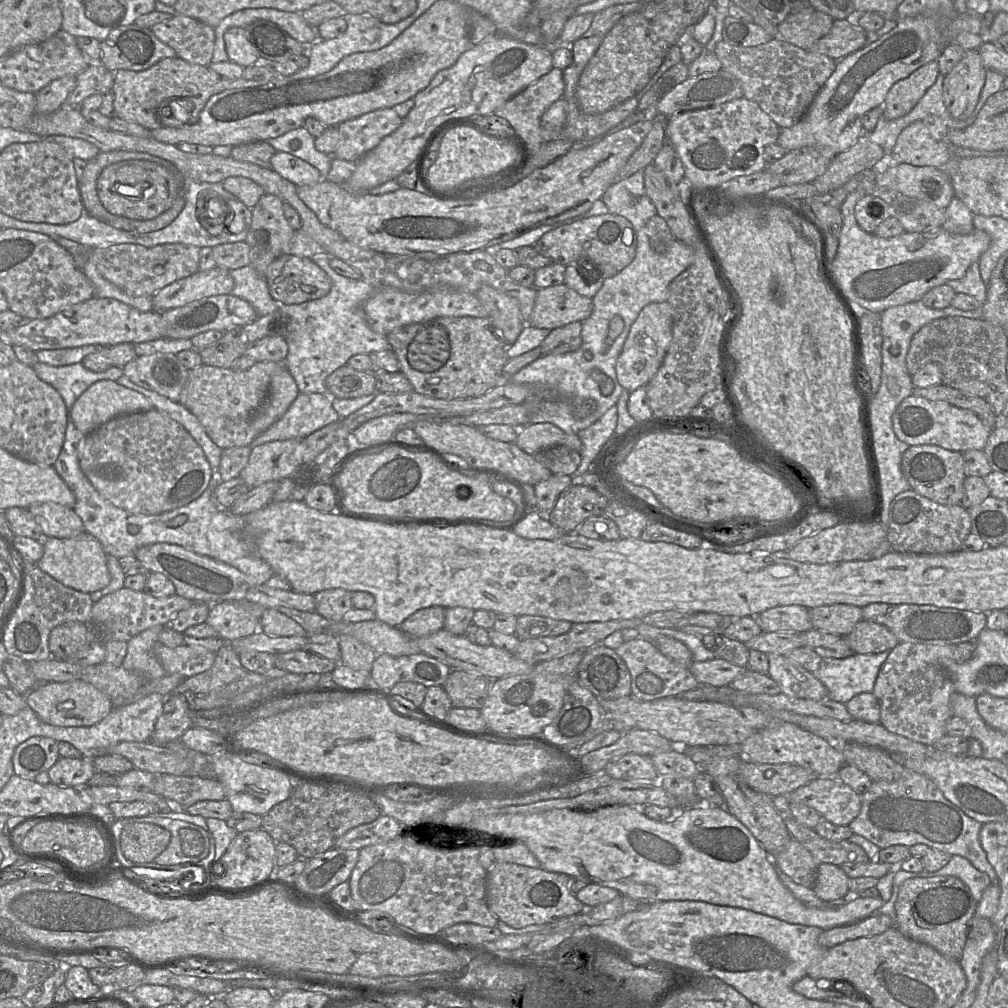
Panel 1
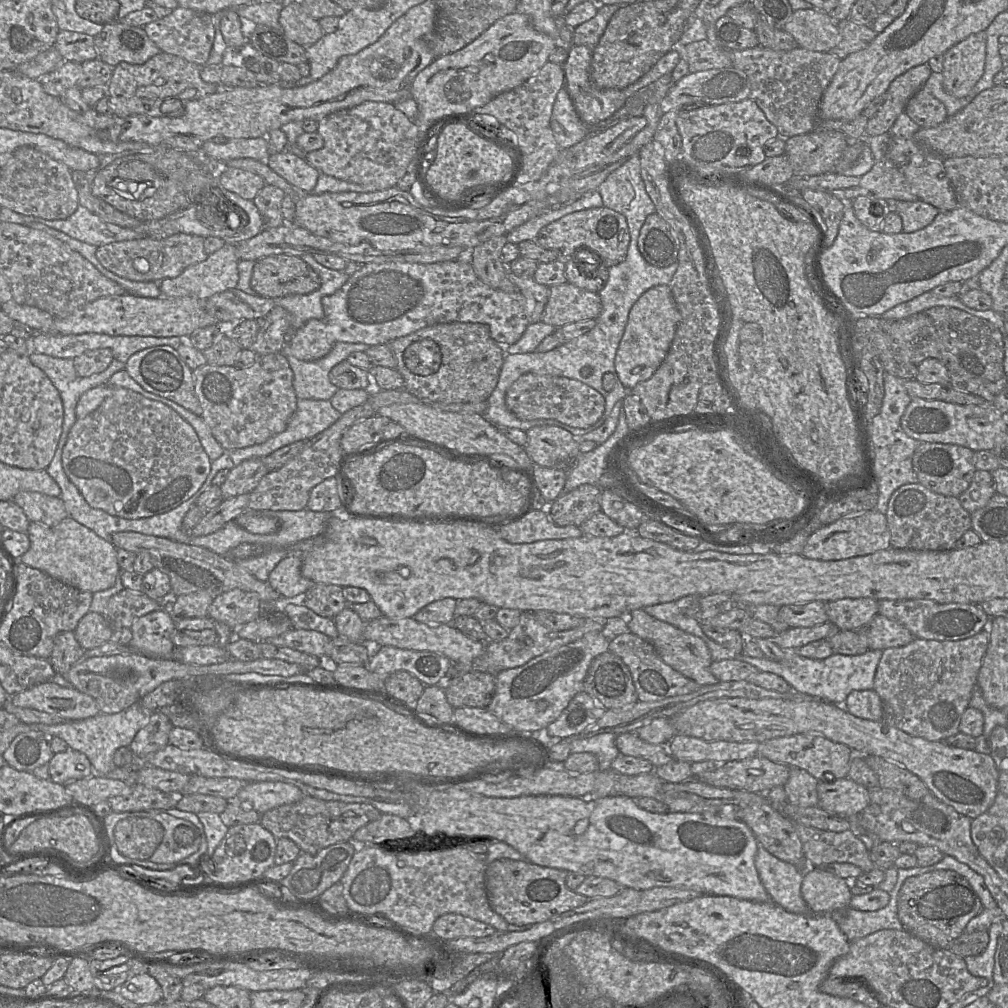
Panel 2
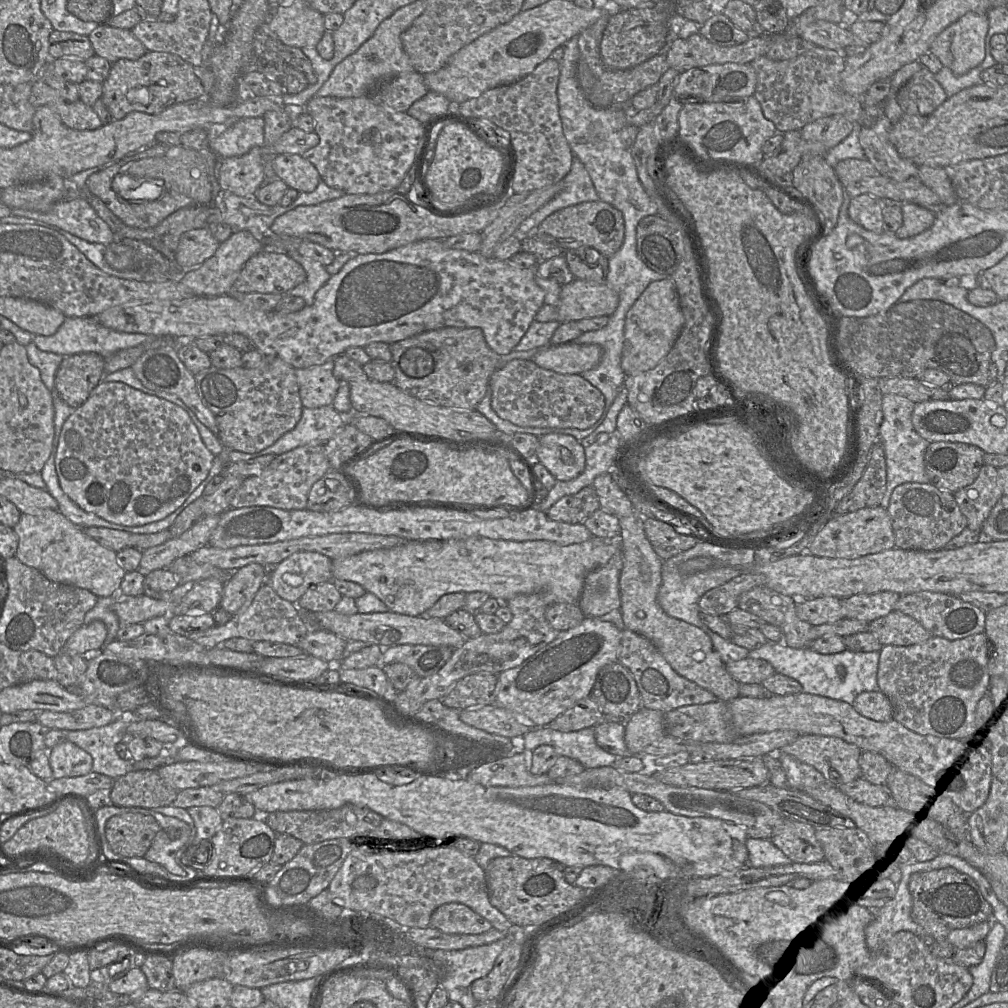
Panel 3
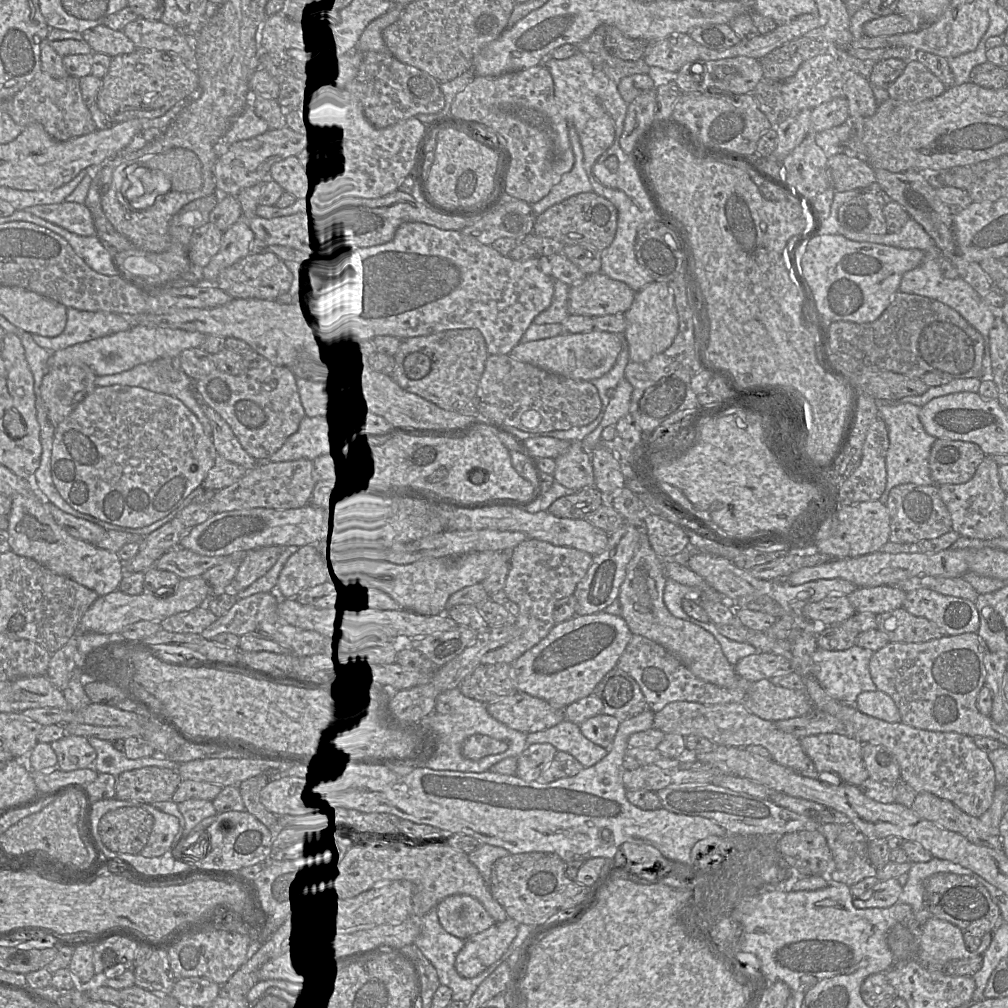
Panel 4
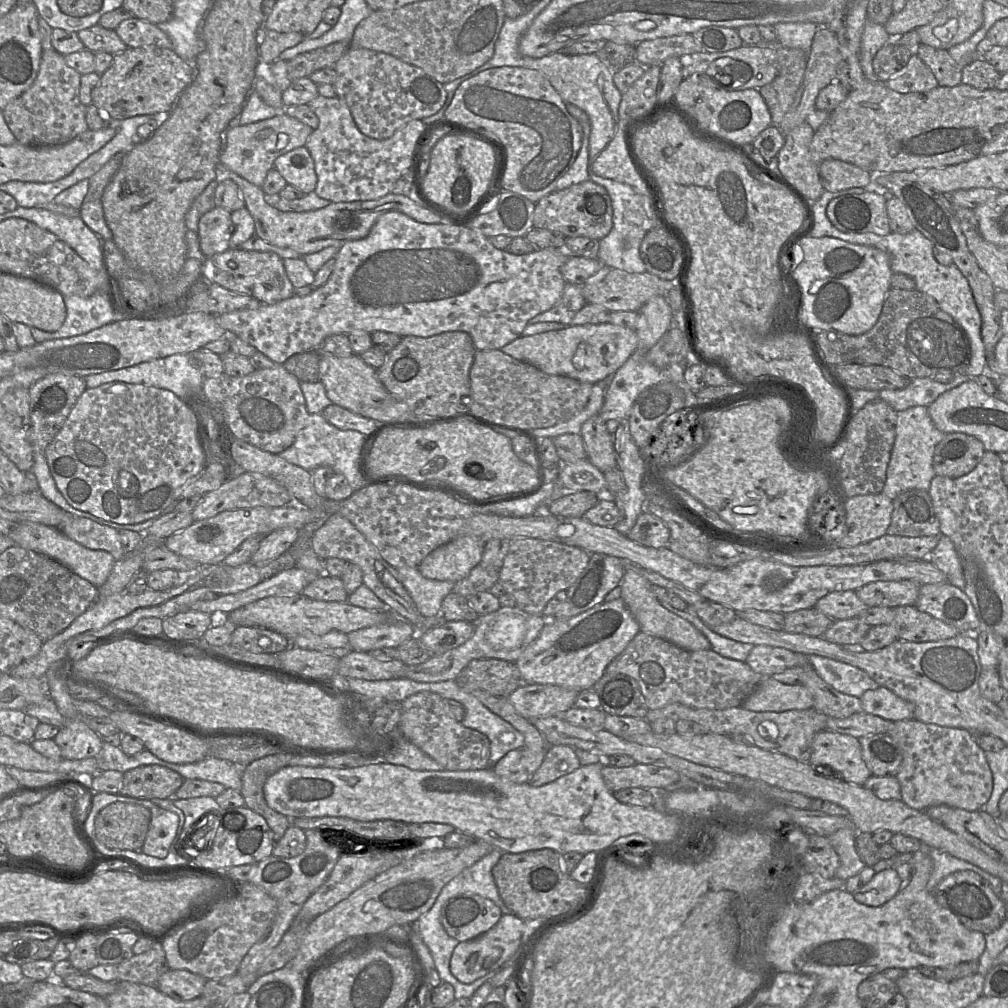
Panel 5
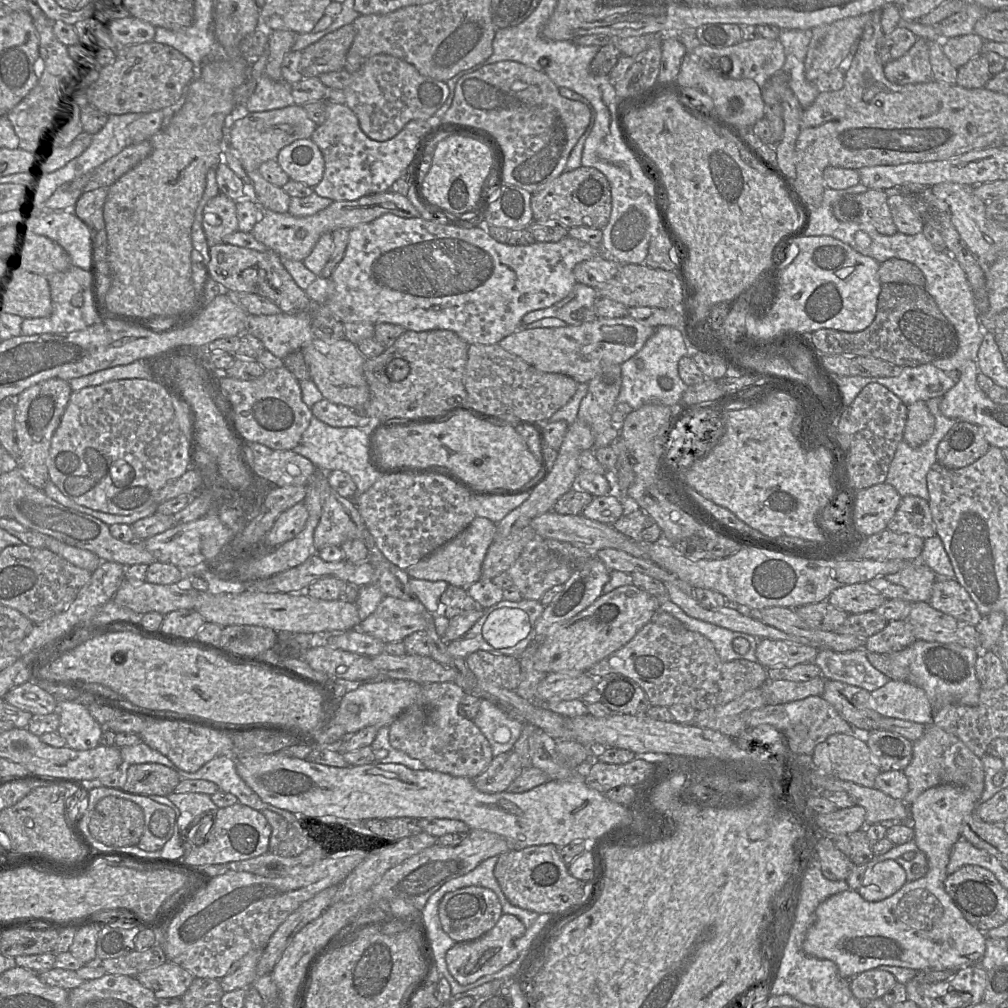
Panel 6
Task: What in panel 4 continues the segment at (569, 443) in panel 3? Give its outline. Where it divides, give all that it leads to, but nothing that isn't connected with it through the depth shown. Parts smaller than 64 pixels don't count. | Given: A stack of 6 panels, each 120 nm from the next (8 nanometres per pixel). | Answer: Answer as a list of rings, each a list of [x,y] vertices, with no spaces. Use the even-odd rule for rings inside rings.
[[[571,442],[568,451],[555,459],[556,469],[554,472],[555,480],[566,488],[581,490],[585,487],[591,487],[595,484],[594,470],[591,463],[591,456],[586,452],[581,442]]]

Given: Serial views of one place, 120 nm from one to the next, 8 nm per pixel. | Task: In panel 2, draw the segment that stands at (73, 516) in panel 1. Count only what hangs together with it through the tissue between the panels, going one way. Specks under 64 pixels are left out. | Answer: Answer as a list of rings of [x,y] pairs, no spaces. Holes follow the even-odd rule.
[[[22,491],[13,501],[21,507],[30,522],[53,526],[68,517],[63,500],[39,492]]]

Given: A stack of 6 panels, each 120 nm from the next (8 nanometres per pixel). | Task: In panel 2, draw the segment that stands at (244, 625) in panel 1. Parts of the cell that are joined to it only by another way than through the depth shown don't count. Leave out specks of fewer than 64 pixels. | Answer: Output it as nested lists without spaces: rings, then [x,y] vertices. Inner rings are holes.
[[[235,588],[213,598],[208,617],[234,629],[258,618],[259,605],[257,593]]]

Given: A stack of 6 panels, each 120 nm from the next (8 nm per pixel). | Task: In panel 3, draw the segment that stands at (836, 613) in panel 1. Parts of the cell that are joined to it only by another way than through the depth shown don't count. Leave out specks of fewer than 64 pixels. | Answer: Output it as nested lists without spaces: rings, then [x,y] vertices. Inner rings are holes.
[[[884,591],[874,594],[857,594],[840,599],[844,618],[870,623],[893,611],[900,596],[895,592]]]

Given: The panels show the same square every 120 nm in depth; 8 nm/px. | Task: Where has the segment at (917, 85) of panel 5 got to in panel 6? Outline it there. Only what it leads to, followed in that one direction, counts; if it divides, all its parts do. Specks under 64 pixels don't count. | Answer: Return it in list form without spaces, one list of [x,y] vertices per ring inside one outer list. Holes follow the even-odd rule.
[[[918,37],[900,58],[884,65],[886,78],[896,84],[924,83],[934,80],[930,64],[930,42]]]

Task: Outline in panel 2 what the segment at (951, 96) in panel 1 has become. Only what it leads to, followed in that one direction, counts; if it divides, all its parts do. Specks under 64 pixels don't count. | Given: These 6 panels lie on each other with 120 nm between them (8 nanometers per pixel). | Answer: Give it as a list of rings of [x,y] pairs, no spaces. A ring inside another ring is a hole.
[[[985,31],[971,34],[943,54],[945,91],[962,98],[969,94],[983,75],[986,61]]]

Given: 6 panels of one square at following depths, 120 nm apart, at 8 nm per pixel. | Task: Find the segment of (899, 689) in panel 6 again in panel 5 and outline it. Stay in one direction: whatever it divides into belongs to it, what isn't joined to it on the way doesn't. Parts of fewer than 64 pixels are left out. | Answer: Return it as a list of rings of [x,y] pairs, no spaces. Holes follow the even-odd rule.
[[[886,687],[868,690],[860,700],[865,713],[892,722],[914,719],[914,705]]]

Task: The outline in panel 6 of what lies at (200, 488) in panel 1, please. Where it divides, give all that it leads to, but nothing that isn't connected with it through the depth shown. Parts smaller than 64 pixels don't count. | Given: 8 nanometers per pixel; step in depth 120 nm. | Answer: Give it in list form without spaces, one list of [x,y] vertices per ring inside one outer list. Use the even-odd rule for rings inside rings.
[[[123,379],[73,391],[54,432],[47,457],[49,479],[69,499],[96,511],[131,515],[156,502],[157,493],[193,466],[192,418],[161,383]]]

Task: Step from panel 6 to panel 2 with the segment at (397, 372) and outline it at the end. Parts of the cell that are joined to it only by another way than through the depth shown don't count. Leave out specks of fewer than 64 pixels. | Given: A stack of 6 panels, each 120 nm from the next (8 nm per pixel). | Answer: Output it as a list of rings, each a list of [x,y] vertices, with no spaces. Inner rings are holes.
[[[442,323],[422,328],[388,343],[396,357],[396,369],[409,393],[428,403],[468,403],[487,401],[499,380],[506,349],[490,335],[482,323]]]

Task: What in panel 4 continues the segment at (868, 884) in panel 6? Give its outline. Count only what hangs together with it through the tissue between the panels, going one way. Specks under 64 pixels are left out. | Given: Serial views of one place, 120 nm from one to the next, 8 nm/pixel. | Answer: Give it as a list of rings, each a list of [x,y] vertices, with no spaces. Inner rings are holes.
[[[896,878],[878,881],[869,890],[853,899],[857,909],[888,908],[898,902],[902,886]]]

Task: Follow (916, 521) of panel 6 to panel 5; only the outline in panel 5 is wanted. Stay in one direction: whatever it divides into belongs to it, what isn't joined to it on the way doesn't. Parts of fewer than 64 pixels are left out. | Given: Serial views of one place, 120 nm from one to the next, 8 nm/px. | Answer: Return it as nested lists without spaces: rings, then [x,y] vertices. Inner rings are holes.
[[[912,489],[893,499],[892,520],[887,534],[905,537],[941,534],[940,522],[928,491]]]

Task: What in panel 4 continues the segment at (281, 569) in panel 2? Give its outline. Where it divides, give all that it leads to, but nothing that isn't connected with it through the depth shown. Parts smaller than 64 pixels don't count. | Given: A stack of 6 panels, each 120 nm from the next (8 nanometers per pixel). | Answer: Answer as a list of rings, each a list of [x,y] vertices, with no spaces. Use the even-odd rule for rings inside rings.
[[[318,543],[299,547],[287,560],[277,580],[280,598],[295,598],[301,591],[330,579],[332,559]]]

